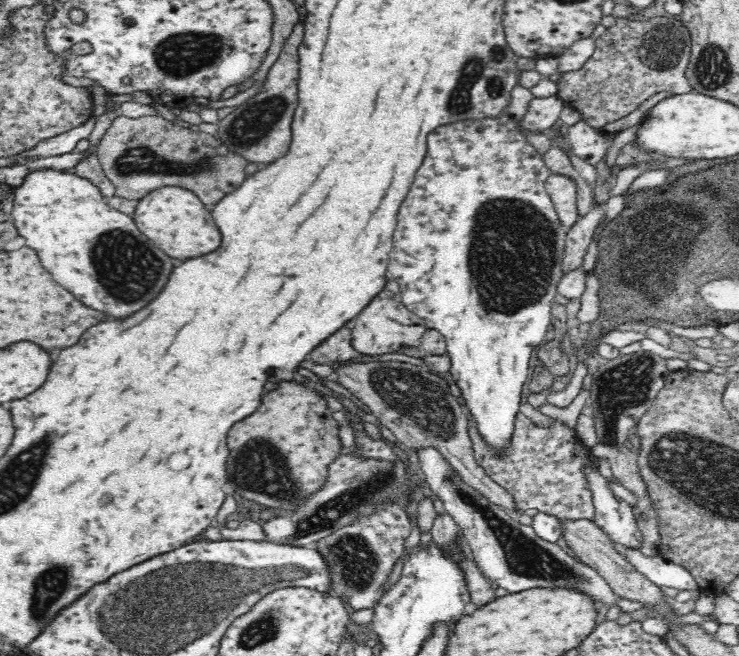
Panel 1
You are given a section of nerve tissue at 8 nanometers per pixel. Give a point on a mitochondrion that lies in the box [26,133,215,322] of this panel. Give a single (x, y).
(128, 270)

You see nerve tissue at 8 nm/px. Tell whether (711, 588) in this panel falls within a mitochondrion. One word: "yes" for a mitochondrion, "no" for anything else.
no

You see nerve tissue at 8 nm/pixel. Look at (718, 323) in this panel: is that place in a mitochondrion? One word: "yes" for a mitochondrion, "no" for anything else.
no

